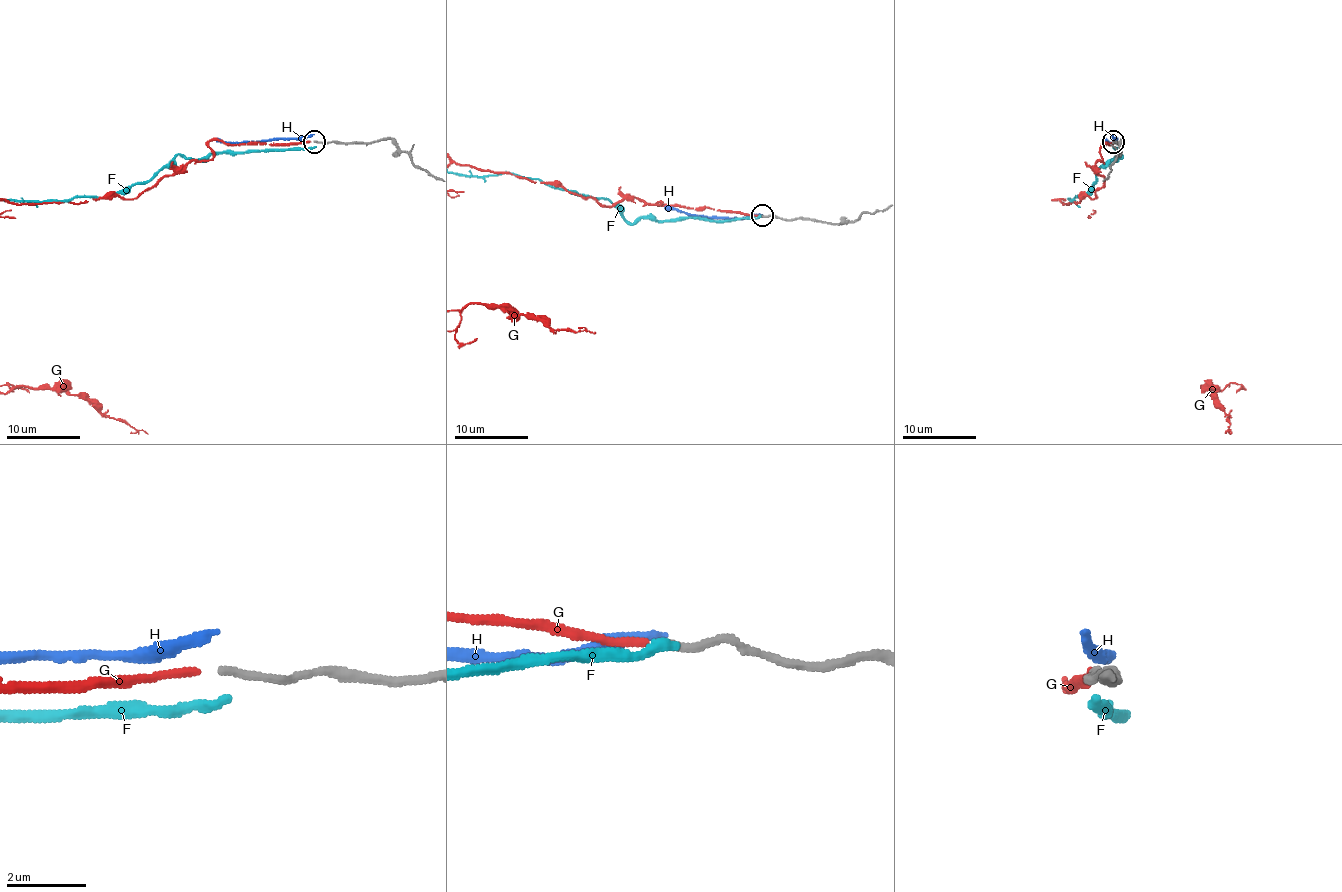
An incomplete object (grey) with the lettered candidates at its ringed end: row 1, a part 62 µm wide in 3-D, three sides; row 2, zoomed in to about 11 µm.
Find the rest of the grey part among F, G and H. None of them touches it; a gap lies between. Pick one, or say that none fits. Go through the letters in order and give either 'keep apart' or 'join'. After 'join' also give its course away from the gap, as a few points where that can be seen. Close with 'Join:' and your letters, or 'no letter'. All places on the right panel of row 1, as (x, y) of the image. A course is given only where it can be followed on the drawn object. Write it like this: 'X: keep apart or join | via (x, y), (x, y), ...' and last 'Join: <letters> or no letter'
F: keep apart
G: join
H: keep apart
Join: G

